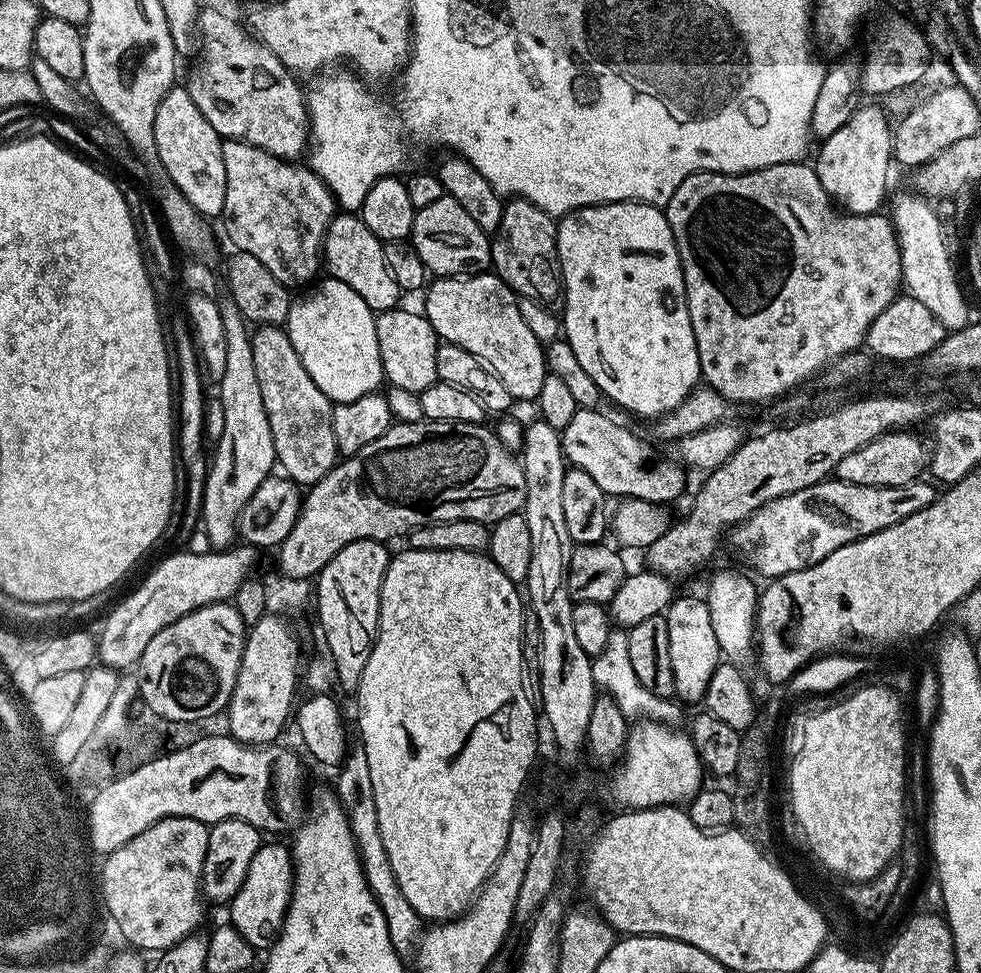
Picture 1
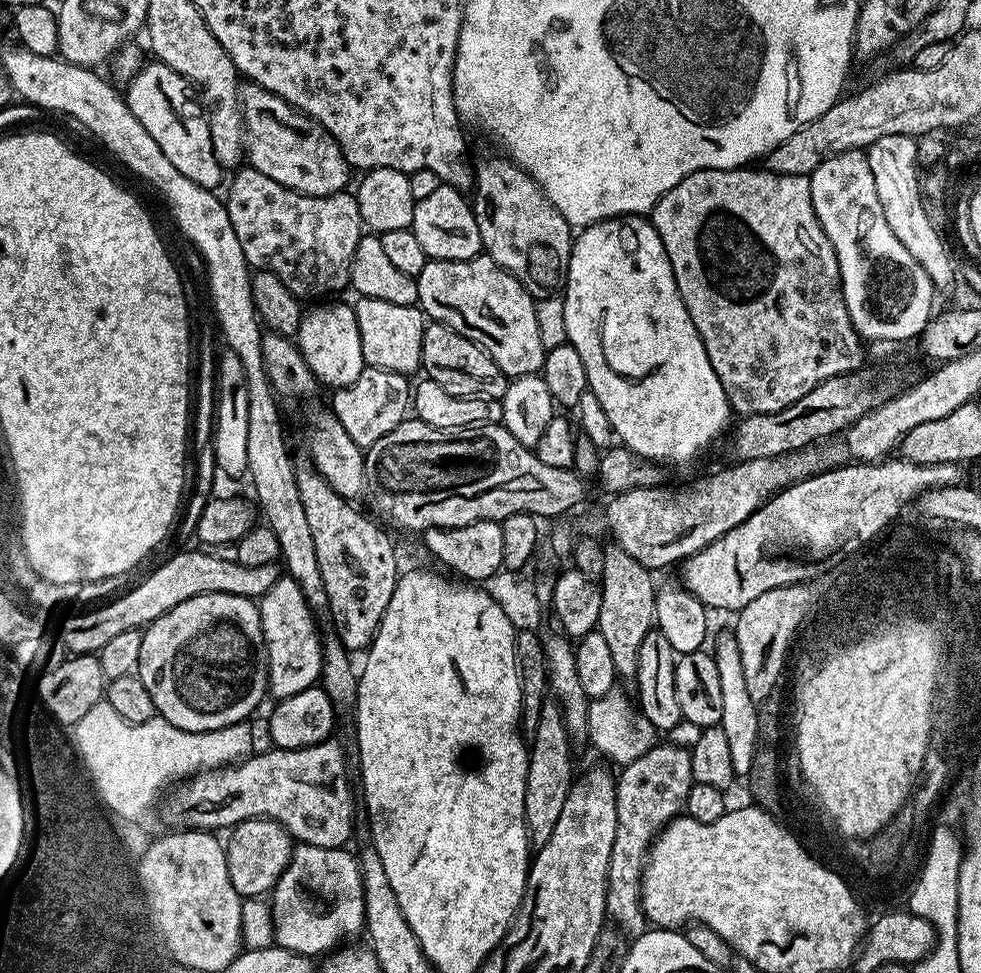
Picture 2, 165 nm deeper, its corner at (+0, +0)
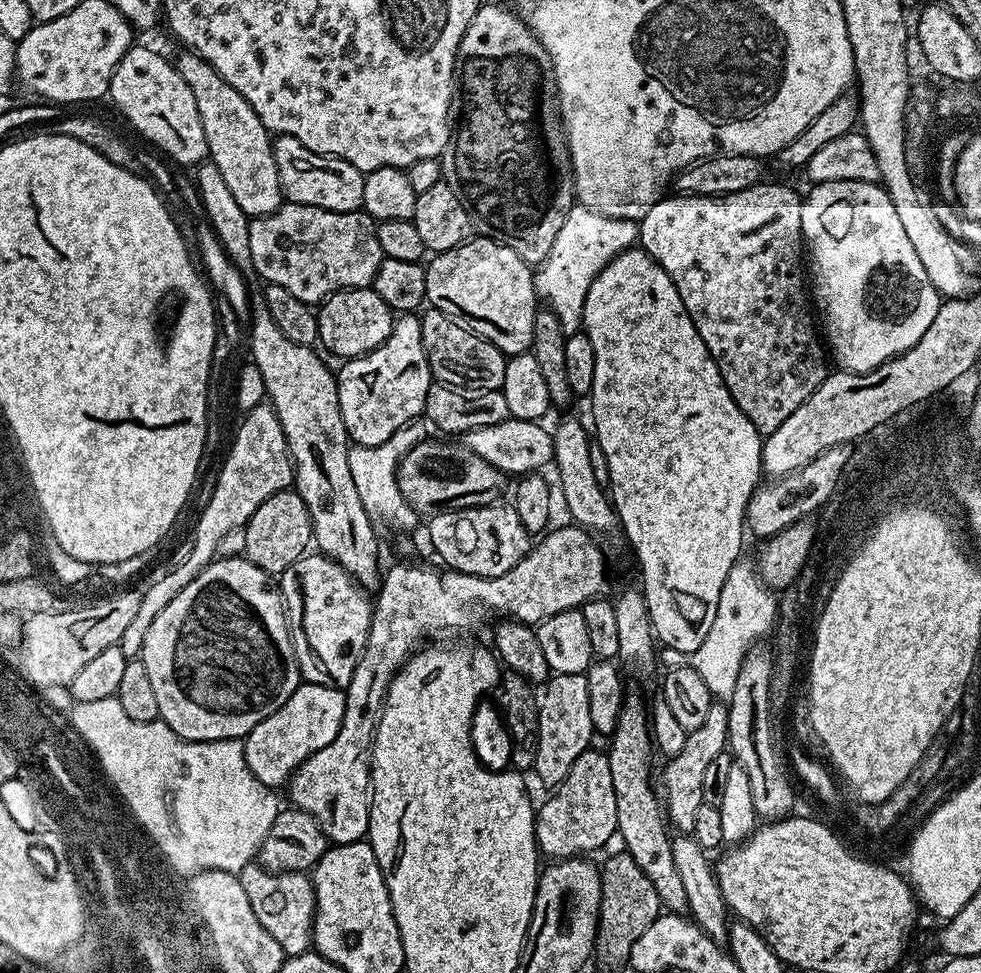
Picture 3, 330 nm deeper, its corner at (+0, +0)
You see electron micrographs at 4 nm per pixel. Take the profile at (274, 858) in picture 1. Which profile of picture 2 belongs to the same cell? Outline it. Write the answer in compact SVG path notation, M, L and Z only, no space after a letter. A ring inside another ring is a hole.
M297 843L293 847L286 870L282 870L278 882L272 887L270 903L275 947L297 952L299 956L323 957L345 942L355 941L352 939L364 932L364 887L359 859L353 853L351 856L344 848Z

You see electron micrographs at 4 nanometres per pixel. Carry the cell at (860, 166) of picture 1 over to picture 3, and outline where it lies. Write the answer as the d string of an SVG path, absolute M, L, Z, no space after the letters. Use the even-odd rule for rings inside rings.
M828 178L811 190L802 200L802 234L807 255L812 255L810 296L819 319L828 320L826 344L831 355L836 355L836 364L847 372L869 372L914 347L930 330L942 297L926 278L926 269L902 227L894 202L879 183Z

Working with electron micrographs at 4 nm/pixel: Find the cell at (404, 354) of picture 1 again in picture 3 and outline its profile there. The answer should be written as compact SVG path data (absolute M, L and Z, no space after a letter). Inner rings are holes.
M371 287L350 288L346 292L334 293L319 305L316 321L319 343L324 344L325 348L323 351L333 352L339 358L351 358L373 352L375 348L382 346L382 342L386 342L386 338L392 333L394 313Z

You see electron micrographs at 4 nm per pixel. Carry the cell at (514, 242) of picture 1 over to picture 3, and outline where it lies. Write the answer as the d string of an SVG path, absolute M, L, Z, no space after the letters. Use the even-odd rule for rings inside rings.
M481 3L480 9L474 14L470 26L466 26L466 34L462 34L462 42L456 51L456 65L452 71L452 101L450 102L450 131L444 153L438 158L443 183L458 194L458 202L472 219L473 229L481 237L496 240L500 244L510 246L518 258L522 258L529 266L539 266L550 254L554 247L554 238L558 238L558 230L562 230L562 222L570 214L574 206L574 185L572 182L572 158L568 155L568 138L563 120L560 119L560 94L556 90L556 75L552 69L550 54L542 46L542 42L528 27L523 19L520 20L508 8L500 4Z

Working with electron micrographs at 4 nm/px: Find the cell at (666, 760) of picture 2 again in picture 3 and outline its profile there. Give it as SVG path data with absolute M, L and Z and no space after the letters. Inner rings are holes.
M713 702L710 706L710 714L706 714L706 722L702 722L702 726L691 729L686 738L686 746L677 754L667 761L668 764L664 768L664 792L662 788L662 796L666 802L666 816L669 821L672 820L677 824L679 831L684 834L691 834L694 830L694 821L696 821L698 806L702 806L703 800L703 782L705 779L705 771L709 769L710 762L721 756L725 751L728 742L728 706L724 702Z

